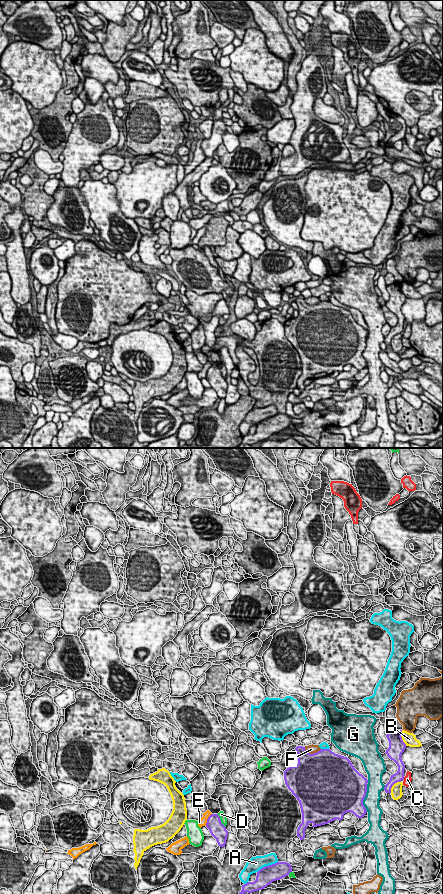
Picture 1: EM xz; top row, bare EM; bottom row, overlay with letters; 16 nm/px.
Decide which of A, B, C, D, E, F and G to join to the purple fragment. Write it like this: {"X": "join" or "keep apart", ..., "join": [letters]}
{"A": "keep apart", "B": "keep apart", "C": "keep apart", "D": "keep apart", "E": "keep apart", "F": "keep apart", "G": "keep apart", "join": []}

